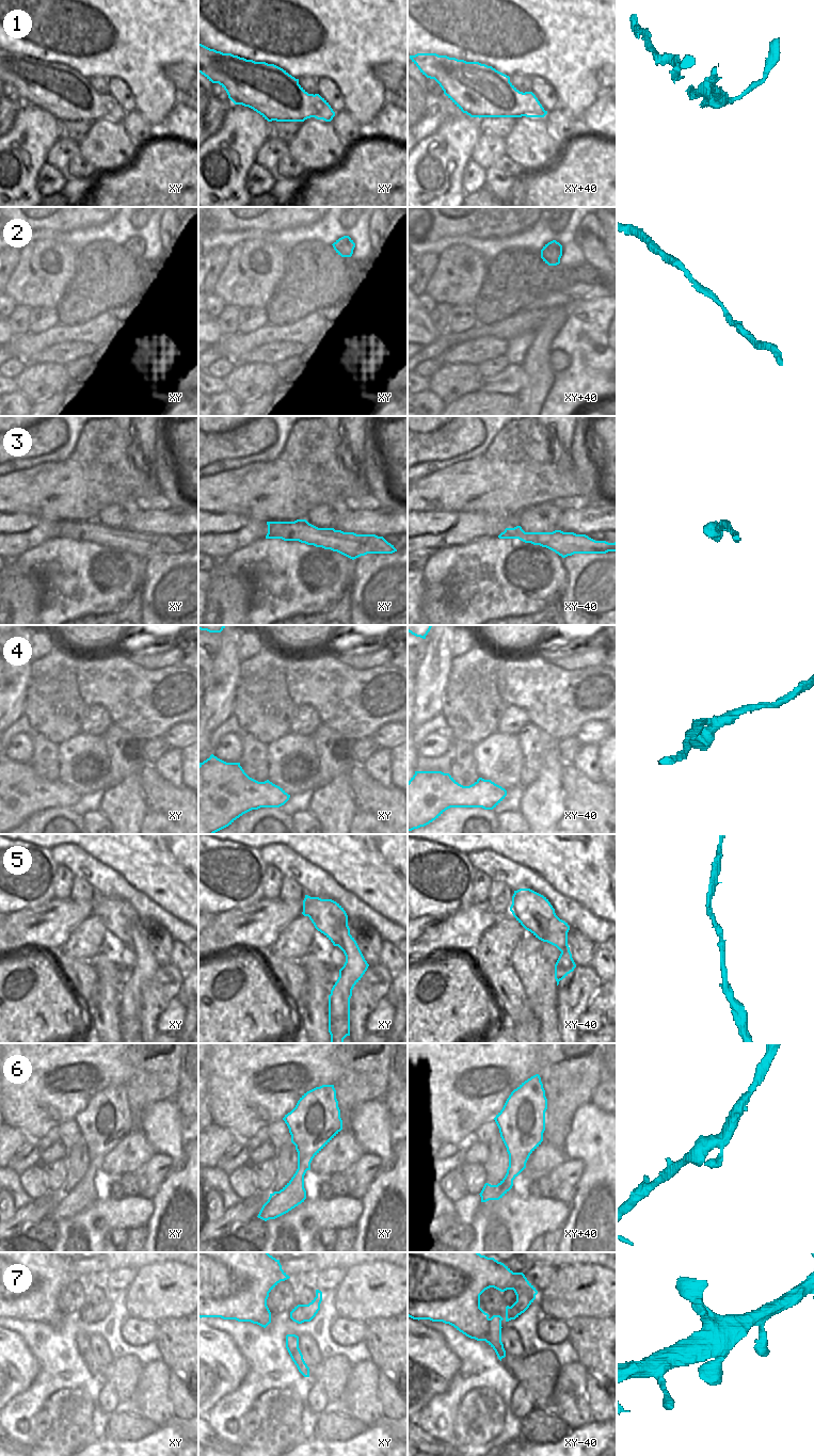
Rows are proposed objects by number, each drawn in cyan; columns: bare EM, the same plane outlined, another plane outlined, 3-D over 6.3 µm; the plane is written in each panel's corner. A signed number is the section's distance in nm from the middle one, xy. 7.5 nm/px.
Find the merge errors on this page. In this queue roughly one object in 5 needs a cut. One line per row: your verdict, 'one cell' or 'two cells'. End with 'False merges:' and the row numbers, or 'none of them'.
1: two cells
2: one cell
3: one cell
4: one cell
5: one cell
6: one cell
7: one cell
False merges: 1

